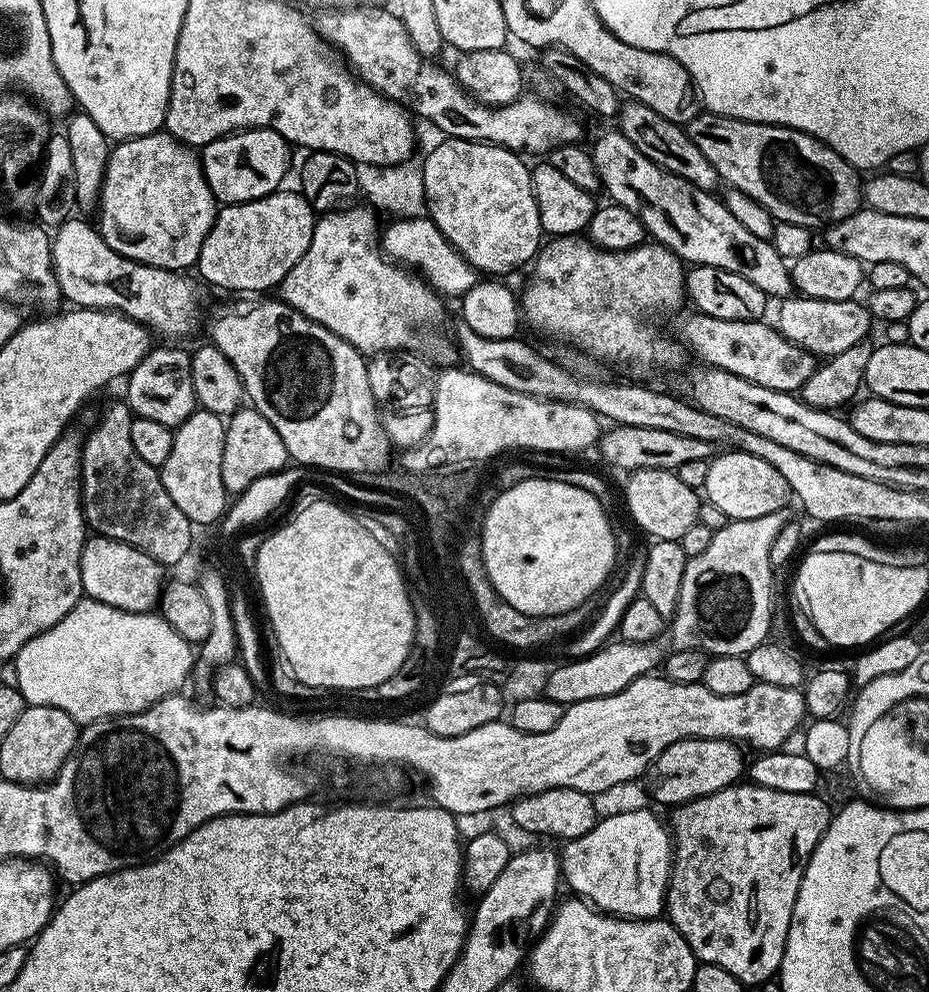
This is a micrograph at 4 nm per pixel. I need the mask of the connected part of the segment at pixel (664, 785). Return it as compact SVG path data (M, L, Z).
M679 740L674 742L658 758L642 777L642 784L660 804L687 806L692 800L714 794L737 783L745 775L746 760L741 745L735 740Z

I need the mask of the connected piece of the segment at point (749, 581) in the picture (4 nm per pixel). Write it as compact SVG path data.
M787 511L774 514L762 514L762 518L749 520L733 520L722 530L712 533L710 546L702 550L702 554L689 559L686 570L682 574L682 586L676 603L676 613L670 618L666 628L666 636L672 639L671 647L696 648L699 652L712 656L747 657L754 646L765 643L772 631L772 574L770 562L770 546L774 546L774 538L789 523Z

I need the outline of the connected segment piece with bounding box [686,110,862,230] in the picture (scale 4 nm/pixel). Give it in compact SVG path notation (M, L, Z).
M701 110L686 131L694 146L706 154L717 177L760 203L776 222L798 222L798 226L819 230L850 218L862 207L862 180L856 177L857 169L810 134L782 124L755 124L707 110Z

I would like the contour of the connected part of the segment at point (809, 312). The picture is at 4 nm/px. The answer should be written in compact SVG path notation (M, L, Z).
M796 294L781 303L785 304L777 310L774 324L790 342L802 346L807 352L811 352L817 358L829 358L842 354L844 350L849 350L856 343L865 340L869 335L868 331L874 327L874 321L872 315L868 312L867 303L860 301L859 304L858 301L859 299L856 298L850 300L819 300L818 298Z

